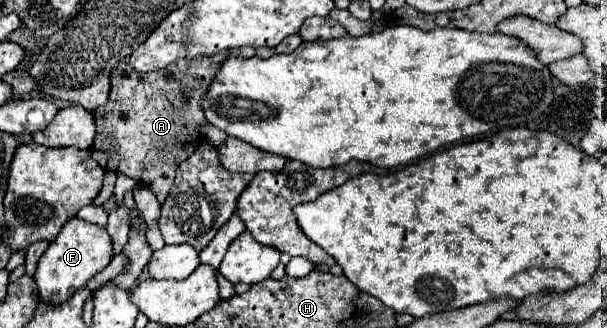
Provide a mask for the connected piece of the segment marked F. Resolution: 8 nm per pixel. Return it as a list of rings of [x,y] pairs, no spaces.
[[[72,217],[60,229],[60,235],[50,243],[50,247],[38,261],[34,279],[38,285],[40,299],[46,303],[64,303],[74,295],[76,289],[84,287],[96,273],[100,273],[112,261],[112,257],[114,251],[112,251],[112,239],[108,231],[100,225]]]

